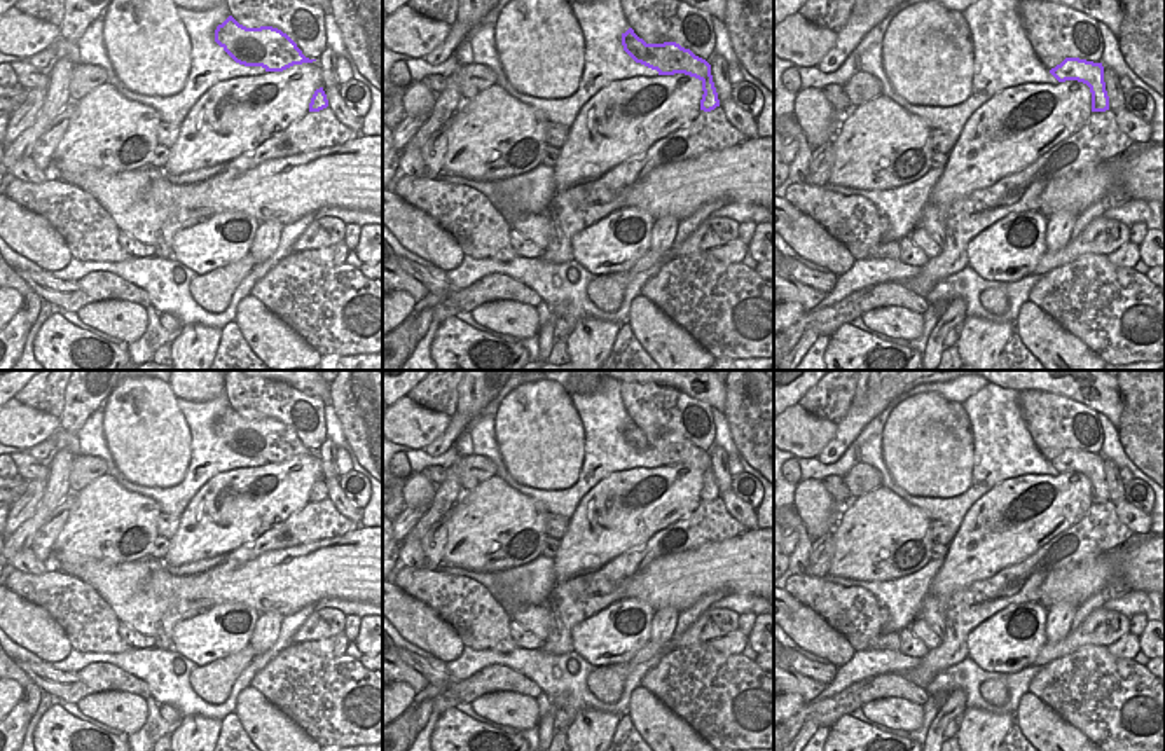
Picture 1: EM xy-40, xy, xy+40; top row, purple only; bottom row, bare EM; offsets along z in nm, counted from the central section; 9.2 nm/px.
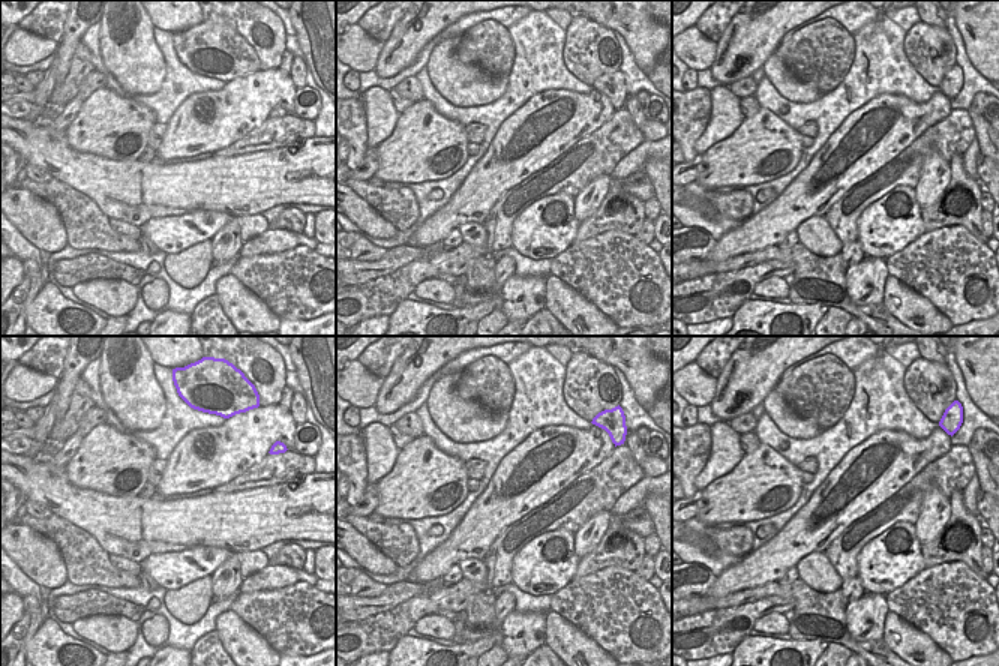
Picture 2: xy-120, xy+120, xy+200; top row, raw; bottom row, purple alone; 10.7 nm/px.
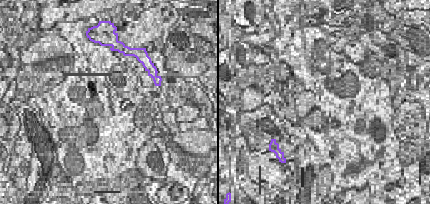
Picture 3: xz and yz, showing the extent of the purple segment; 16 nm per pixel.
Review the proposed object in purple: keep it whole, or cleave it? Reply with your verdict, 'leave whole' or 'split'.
leave whole

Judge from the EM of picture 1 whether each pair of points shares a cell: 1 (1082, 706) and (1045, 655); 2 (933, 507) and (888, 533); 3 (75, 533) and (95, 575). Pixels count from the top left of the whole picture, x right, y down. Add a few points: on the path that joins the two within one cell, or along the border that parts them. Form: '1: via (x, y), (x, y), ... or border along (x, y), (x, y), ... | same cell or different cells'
1: border along (1089, 645), (1082, 645), (1040, 666) | different cells
2: border along (889, 489), (917, 505), (931, 519) | different cells
3: border along (53, 552), (70, 563), (130, 561) | different cells

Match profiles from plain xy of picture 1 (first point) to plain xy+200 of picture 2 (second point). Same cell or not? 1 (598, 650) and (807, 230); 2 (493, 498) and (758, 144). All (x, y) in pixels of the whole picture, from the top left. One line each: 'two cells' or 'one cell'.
1: two cells
2: one cell

